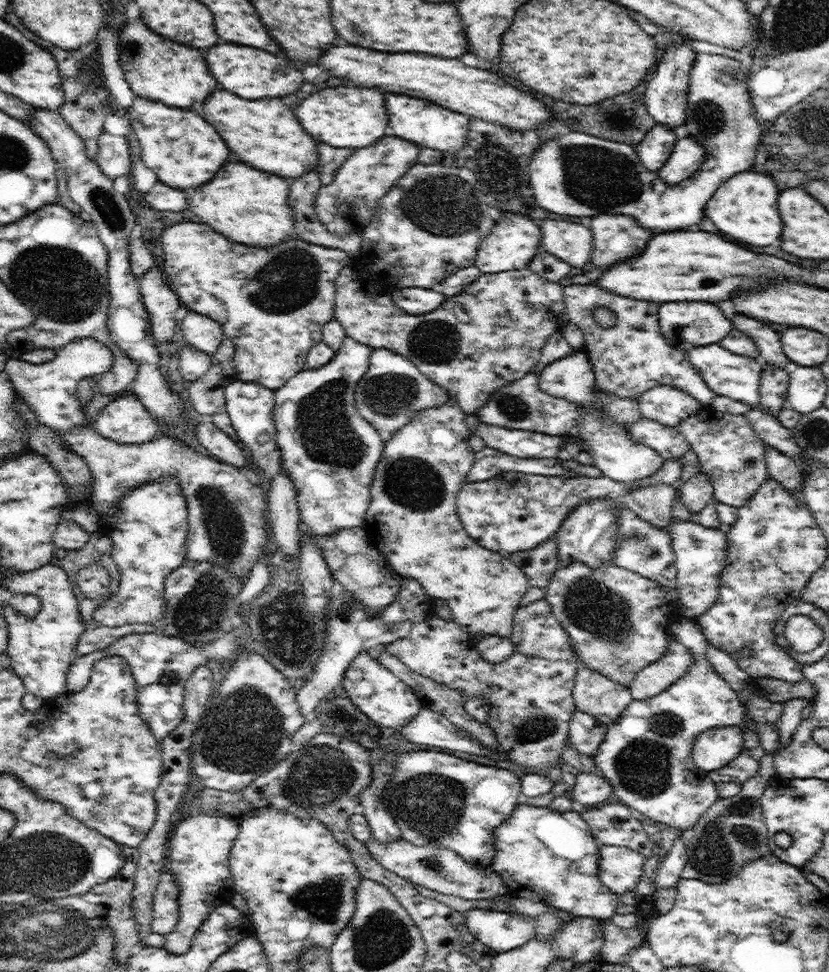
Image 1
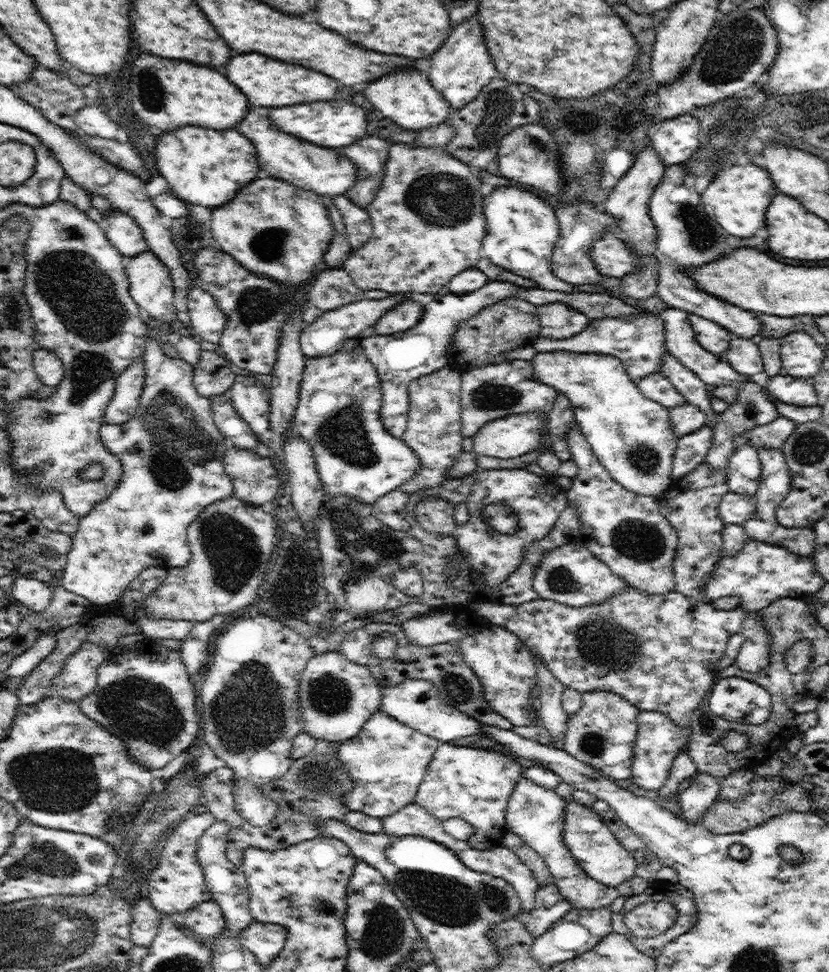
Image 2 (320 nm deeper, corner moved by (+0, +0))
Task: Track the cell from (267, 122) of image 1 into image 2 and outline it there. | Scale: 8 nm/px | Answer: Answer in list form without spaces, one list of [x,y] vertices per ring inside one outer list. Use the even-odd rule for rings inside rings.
[[[248,112],[248,116],[238,124],[238,128],[248,140],[254,142],[260,168],[298,188],[315,192],[323,198],[333,198],[344,194],[354,186],[357,179],[360,179],[357,178],[356,164],[345,154],[338,154],[336,150],[314,146],[310,142],[302,142],[300,138],[284,134],[284,132],[272,128],[270,120],[266,116]]]

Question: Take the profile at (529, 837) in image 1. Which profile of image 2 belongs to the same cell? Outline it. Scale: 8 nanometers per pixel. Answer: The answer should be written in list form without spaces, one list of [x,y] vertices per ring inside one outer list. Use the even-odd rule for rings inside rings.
[[[522,774],[507,804],[505,815],[507,831],[526,841],[526,846],[544,860],[553,883],[559,888],[562,896],[572,903],[573,908],[601,909],[612,904],[618,898],[619,893],[616,887],[606,886],[590,878],[570,855],[563,838],[566,804],[566,800],[558,796],[554,790],[550,791],[548,788],[536,786],[535,782]]]

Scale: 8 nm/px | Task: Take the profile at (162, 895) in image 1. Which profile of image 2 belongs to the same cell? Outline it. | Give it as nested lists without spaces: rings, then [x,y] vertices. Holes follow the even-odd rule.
[[[147,897],[135,898],[133,903],[133,922],[131,925],[133,944],[149,949],[154,937],[157,936],[162,914],[151,905],[152,902]]]

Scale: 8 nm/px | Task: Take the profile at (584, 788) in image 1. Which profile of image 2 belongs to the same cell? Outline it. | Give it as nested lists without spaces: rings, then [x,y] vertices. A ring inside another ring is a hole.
[[[608,690],[582,692],[581,697],[583,703],[580,710],[573,715],[567,715],[567,733],[563,738],[563,749],[578,761],[601,770],[608,777],[612,776],[612,778],[620,780],[630,778],[632,776],[633,746],[638,734],[637,716],[641,710],[624,697]]]

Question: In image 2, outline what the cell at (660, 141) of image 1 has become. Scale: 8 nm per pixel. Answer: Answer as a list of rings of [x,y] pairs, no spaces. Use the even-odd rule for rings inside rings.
[[[684,113],[674,118],[669,118],[663,121],[650,131],[652,137],[652,147],[656,149],[661,161],[666,168],[671,164],[685,163],[702,145],[700,139],[700,124],[698,124],[698,117]]]

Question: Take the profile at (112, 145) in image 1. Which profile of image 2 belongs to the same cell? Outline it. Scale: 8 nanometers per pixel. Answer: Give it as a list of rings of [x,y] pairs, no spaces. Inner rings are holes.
[[[84,105],[74,118],[77,128],[98,137],[114,139],[119,125],[111,119],[110,114],[97,105]]]

